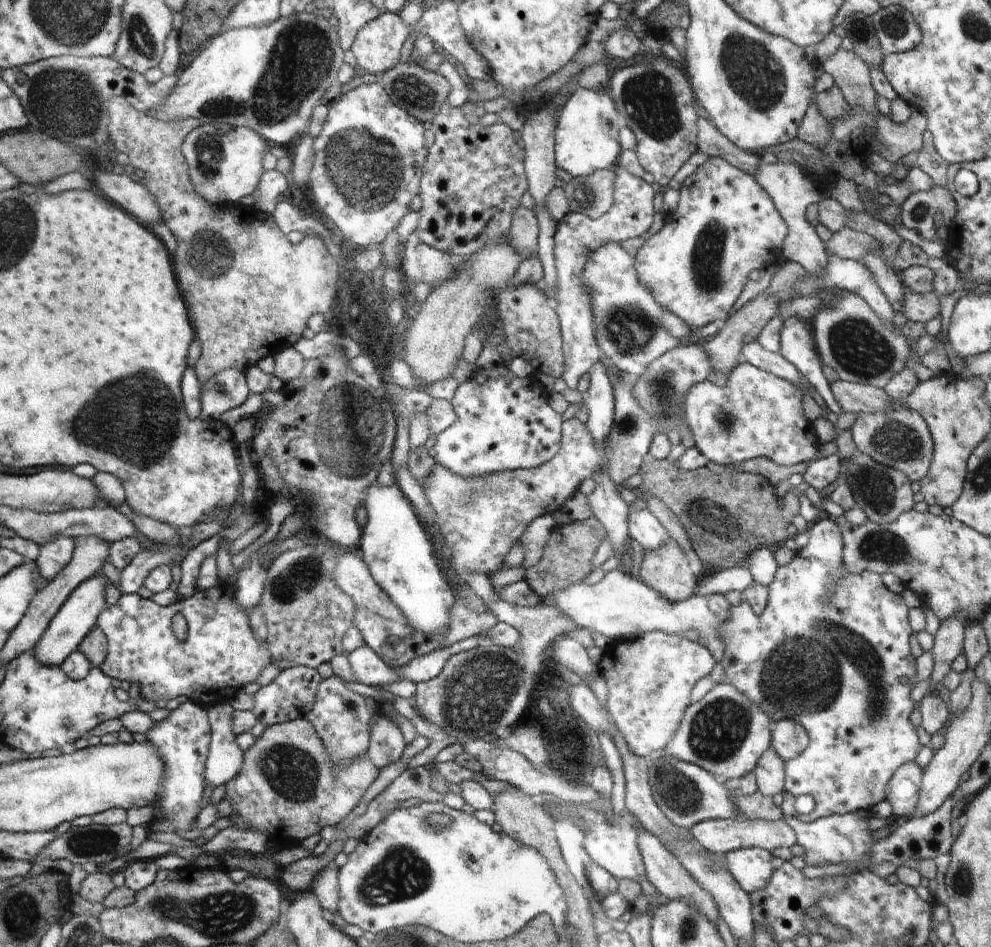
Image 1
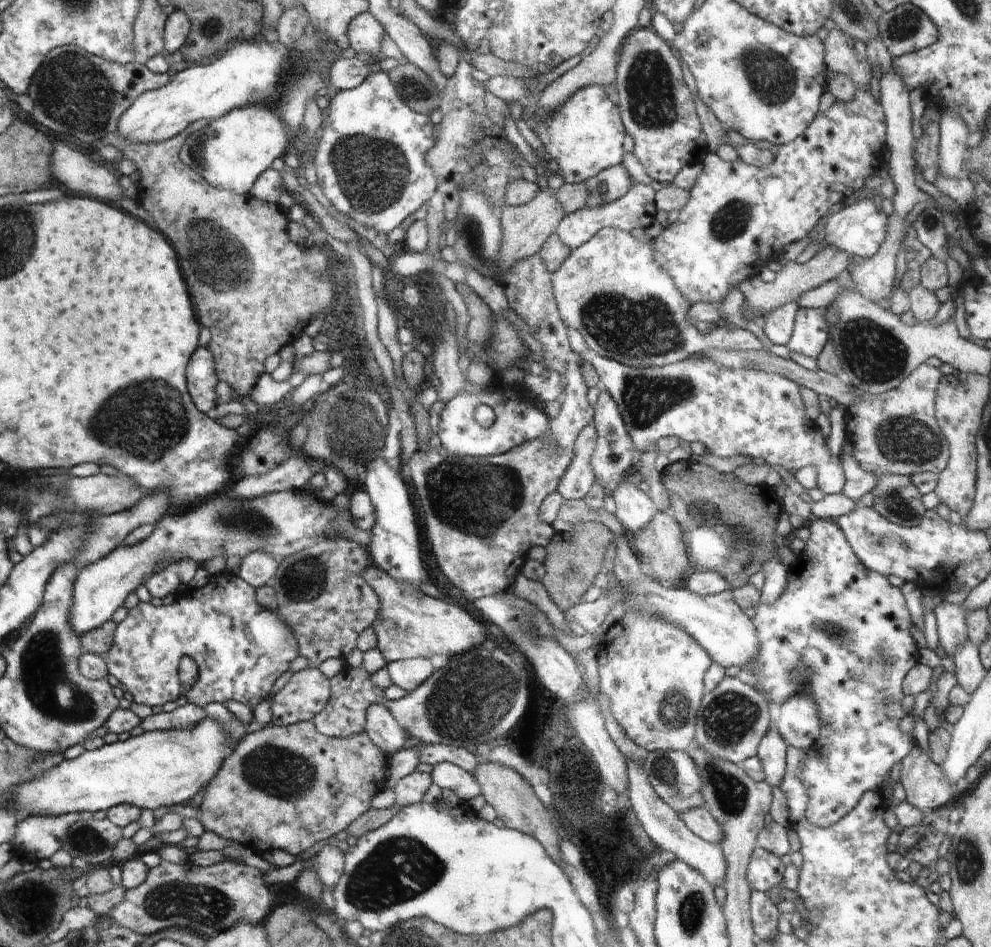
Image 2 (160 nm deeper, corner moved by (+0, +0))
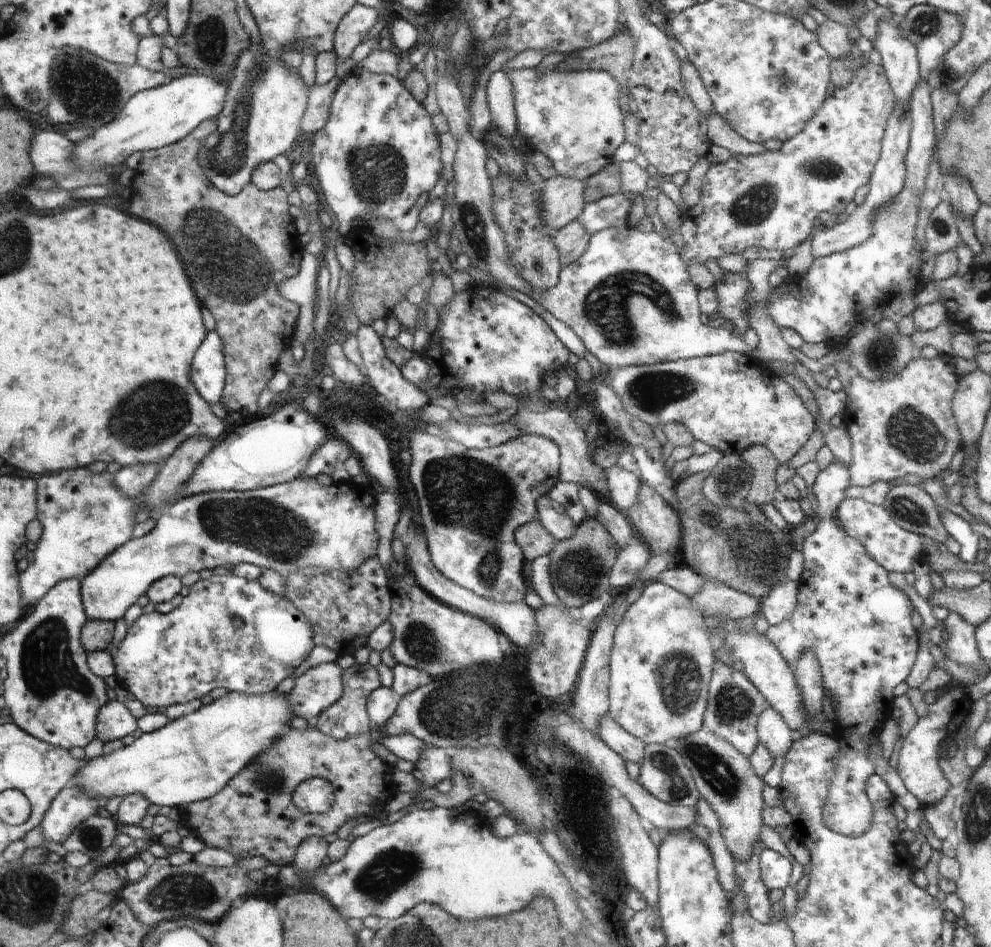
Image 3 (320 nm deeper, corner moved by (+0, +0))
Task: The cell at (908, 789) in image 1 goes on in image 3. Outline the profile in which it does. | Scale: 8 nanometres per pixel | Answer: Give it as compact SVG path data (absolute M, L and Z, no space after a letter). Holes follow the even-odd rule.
M949 684L938 692L934 704L928 706L928 714L919 718L916 726L908 732L898 754L898 775L906 789L912 793L923 808L932 807L942 801L950 792L950 780L942 774L939 748L950 734L958 735L963 731L971 705L969 692L959 684Z

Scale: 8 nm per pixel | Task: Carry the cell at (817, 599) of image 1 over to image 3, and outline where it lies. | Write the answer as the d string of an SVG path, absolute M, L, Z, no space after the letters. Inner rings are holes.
M840 460L820 472L811 490L818 499L816 514L816 530L804 539L802 552L804 572L798 582L798 604L788 620L769 626L765 636L776 646L780 656L793 665L798 662L804 650L812 650L823 677L823 686L836 698L836 718L832 734L829 735L838 744L838 768L834 770L834 778L830 778L827 787L826 802L822 804L822 818L830 831L845 836L860 836L872 825L872 802L868 799L867 778L875 773L876 764L868 756L866 739L878 740L878 736L894 706L894 688L905 682L916 661L919 646L919 632L911 622L913 606L906 590L896 588L890 582L888 573L878 562L875 562L866 550L854 538L851 538L836 521L836 510L846 488L850 485L849 466Z

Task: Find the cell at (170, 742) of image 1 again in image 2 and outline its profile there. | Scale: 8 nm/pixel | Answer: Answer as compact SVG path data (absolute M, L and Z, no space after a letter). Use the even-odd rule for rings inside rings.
M187 704L181 708L176 708L173 712L160 712L160 714L152 714L144 719L141 723L144 732L156 732L156 730L186 730L192 726L198 726L200 722L204 722L206 718L205 710L198 708L197 705Z

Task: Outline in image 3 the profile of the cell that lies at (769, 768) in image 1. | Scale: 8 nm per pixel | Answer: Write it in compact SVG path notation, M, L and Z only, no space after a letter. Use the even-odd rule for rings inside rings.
M768 704L758 718L757 734L760 744L764 744L774 758L786 754L793 744L792 732L784 718Z

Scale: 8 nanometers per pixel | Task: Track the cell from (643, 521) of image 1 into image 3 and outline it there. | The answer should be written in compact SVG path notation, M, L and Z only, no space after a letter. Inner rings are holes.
M616 465L612 466L606 474L606 484L610 492L608 501L626 514L634 504L638 504L638 494L642 488L638 473L628 472L622 466Z

